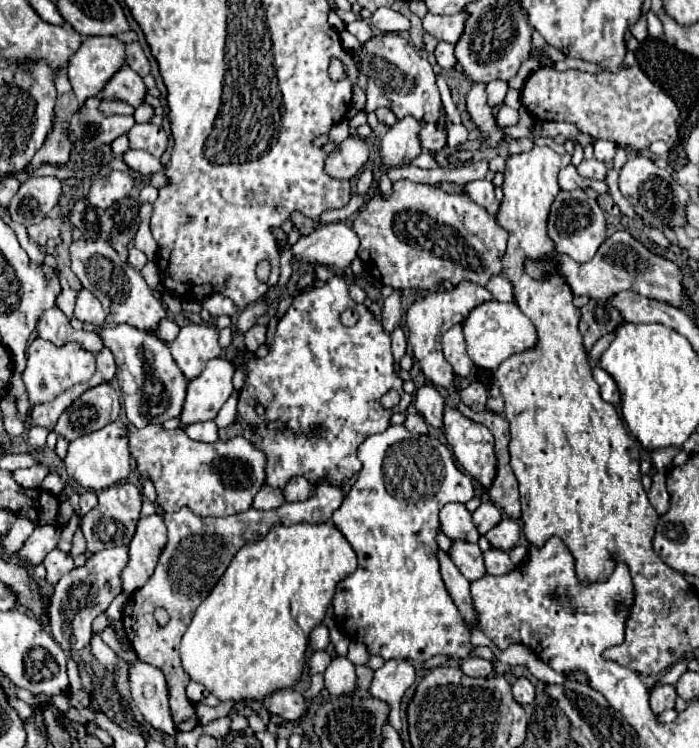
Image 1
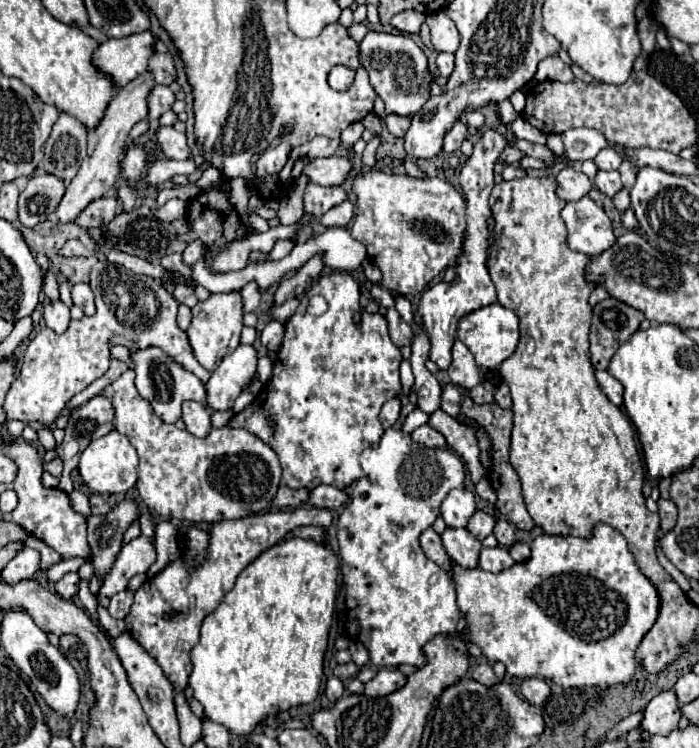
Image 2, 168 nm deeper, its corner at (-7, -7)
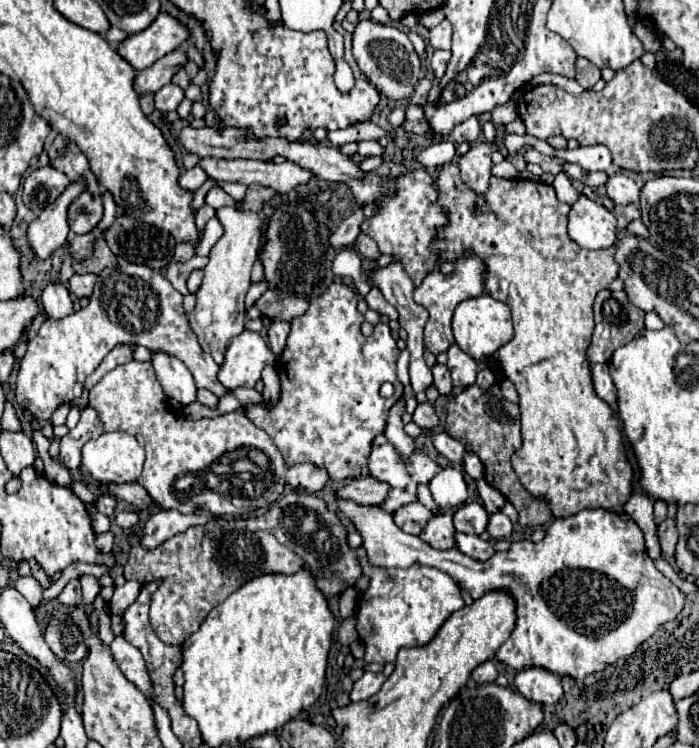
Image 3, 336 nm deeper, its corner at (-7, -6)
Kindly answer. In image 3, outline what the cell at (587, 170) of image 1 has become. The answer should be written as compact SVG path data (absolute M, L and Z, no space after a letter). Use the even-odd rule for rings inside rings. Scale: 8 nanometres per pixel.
M626 174L610 176L608 182L606 182L606 194L618 206L626 206L630 202L638 204L638 200L640 200L638 184L630 176L626 176Z

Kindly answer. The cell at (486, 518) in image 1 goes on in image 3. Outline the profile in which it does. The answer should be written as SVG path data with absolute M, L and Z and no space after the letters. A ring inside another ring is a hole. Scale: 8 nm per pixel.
M470 502L454 512L454 528L464 534L482 534L488 526L488 512L480 502Z

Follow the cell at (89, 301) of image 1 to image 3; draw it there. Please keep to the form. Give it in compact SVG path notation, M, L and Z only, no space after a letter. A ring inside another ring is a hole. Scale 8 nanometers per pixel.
M74 274L68 284L70 284L70 292L74 292L78 298L90 298L92 296L92 288L96 282L96 274Z

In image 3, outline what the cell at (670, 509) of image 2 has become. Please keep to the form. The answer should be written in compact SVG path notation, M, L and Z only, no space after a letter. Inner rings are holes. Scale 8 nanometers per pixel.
M666 518L658 526L658 538L660 538L662 554L666 558L672 558L674 556L674 550L676 550L676 542L678 542L678 530L676 530L676 524L674 524L672 518Z

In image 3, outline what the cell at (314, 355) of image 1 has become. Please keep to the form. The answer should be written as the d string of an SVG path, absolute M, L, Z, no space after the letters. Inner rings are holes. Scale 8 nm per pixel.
M332 282L322 296L312 298L308 312L292 320L288 344L274 366L282 380L280 400L276 404L264 402L246 408L248 418L258 428L270 434L288 466L302 462L324 466L332 480L358 478L368 472L368 456L372 450L372 440L374 436L384 432L388 410L402 396L402 384L396 380L396 360L400 354L396 340L390 336L388 324L382 322L378 322L374 326L372 336L366 338L360 332L364 316L356 310L356 304L358 304L356 292L342 282ZM382 382L394 384L396 392L392 398L382 398L378 394Z

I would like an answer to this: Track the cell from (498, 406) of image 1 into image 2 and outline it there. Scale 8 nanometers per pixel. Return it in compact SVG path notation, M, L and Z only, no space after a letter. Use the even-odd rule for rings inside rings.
M502 383L500 387L498 387L498 391L496 391L496 403L502 407L502 409L510 409L512 407L512 401L510 401L510 391L508 391L508 385L506 383Z

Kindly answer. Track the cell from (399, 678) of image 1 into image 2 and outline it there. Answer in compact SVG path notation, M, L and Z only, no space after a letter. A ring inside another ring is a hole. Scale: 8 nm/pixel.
M380 669L372 681L366 683L364 695L376 695L384 697L388 693L394 693L396 689L402 689L406 685L406 675L398 669Z

